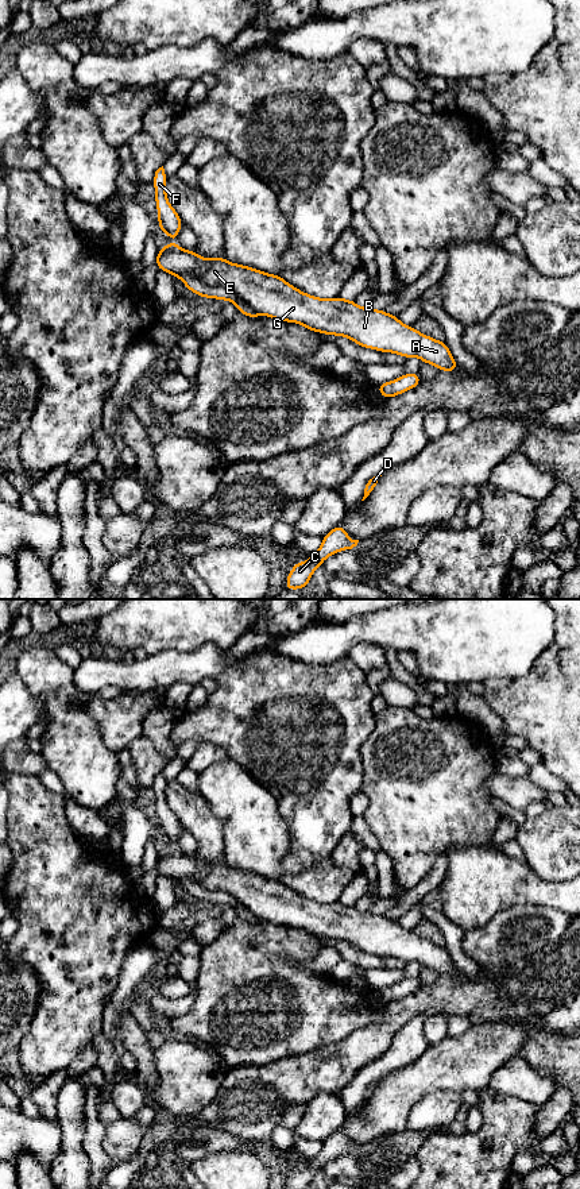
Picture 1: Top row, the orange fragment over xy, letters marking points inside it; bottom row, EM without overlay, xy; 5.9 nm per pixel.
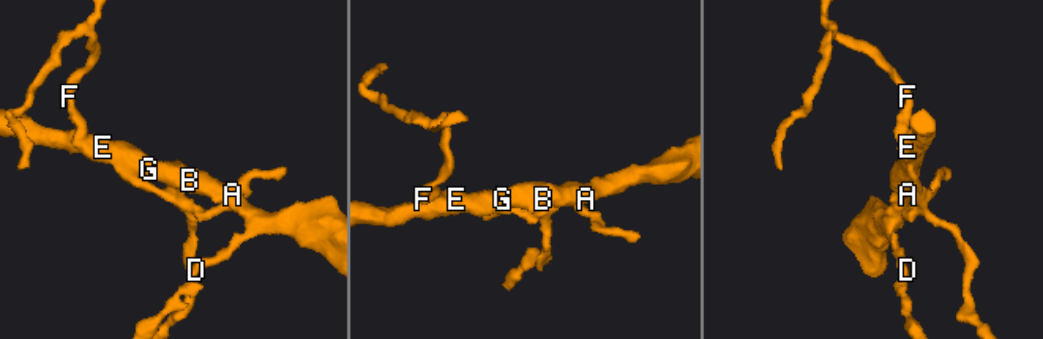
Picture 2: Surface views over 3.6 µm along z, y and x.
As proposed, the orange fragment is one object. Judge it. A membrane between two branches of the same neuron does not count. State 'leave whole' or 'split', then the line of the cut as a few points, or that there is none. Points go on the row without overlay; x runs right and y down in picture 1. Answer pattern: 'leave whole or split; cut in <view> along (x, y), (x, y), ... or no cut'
split; cut in xy along (181, 881), (190, 880), (207, 888), (223, 890), (258, 917)

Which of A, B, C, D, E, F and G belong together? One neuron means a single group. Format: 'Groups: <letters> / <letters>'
Groups: A B C D E G / F

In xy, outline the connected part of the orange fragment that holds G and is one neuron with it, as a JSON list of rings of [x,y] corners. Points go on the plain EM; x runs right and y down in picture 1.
[[[178,849],[162,850],[158,875],[175,883],[190,880],[206,889],[220,889],[236,899],[262,920],[297,927],[306,934],[344,941],[360,951],[417,961],[440,976],[455,976],[459,969],[449,951],[440,945],[405,930],[384,915],[357,911],[353,904],[318,903],[303,897],[277,879],[231,868],[223,861],[205,864]]]

